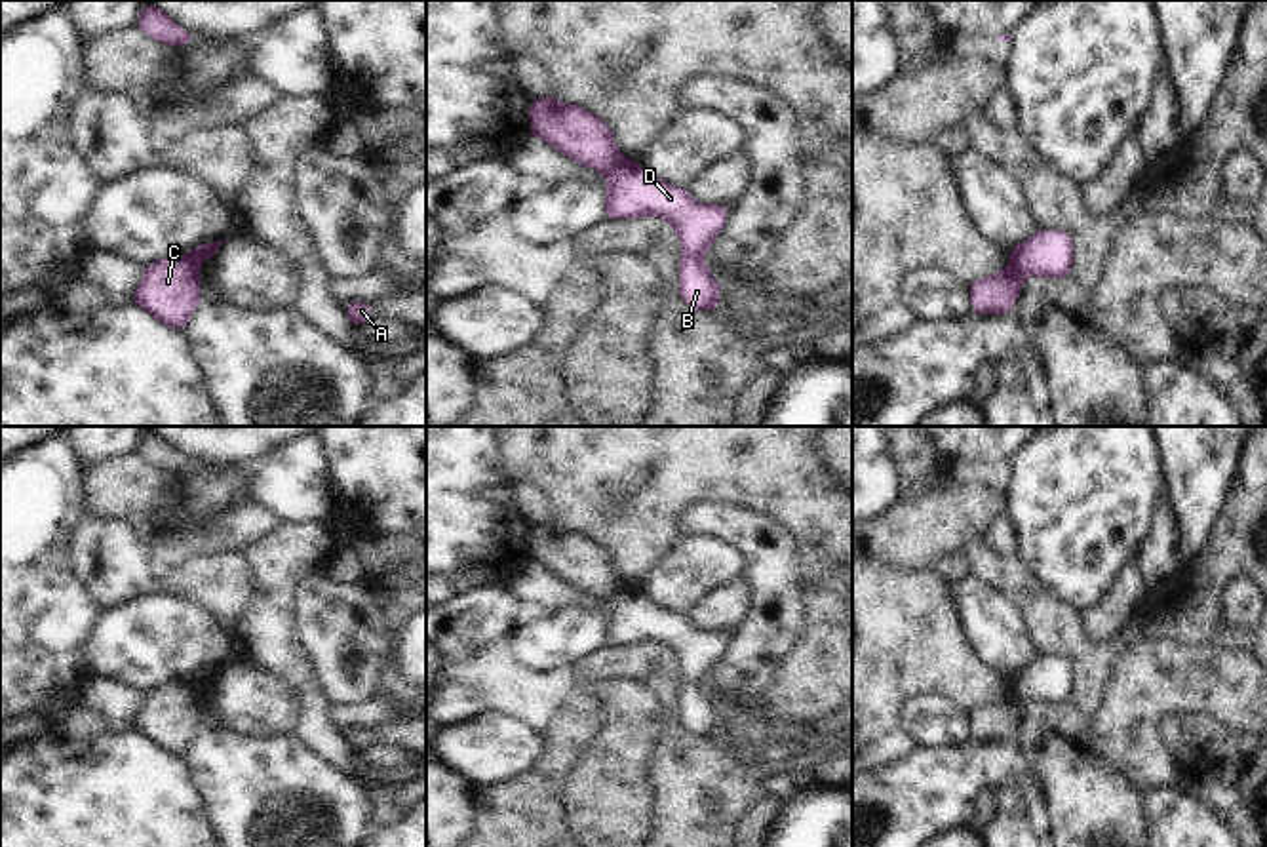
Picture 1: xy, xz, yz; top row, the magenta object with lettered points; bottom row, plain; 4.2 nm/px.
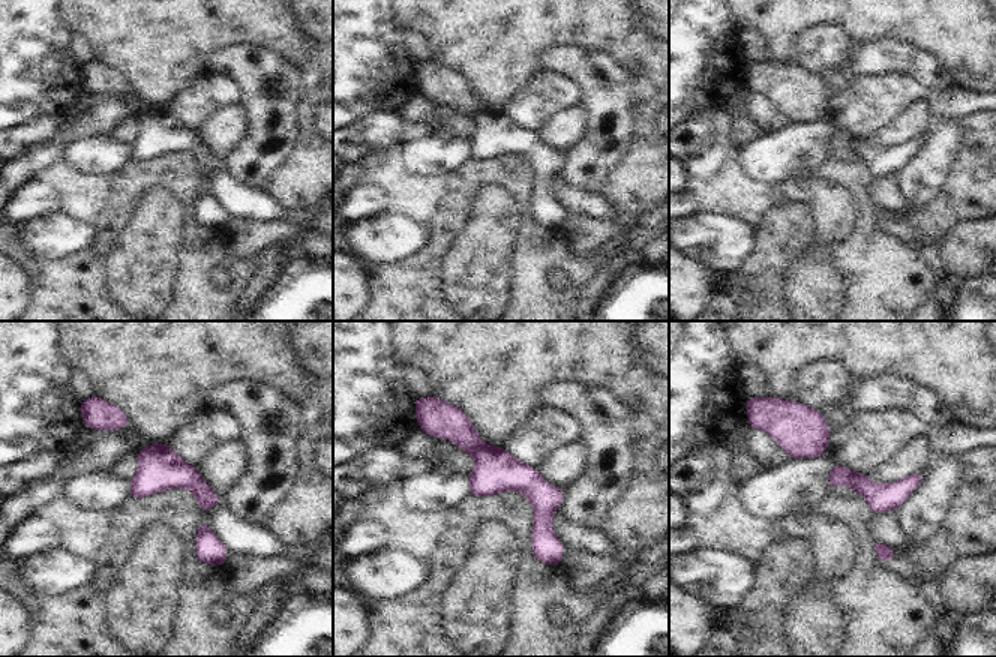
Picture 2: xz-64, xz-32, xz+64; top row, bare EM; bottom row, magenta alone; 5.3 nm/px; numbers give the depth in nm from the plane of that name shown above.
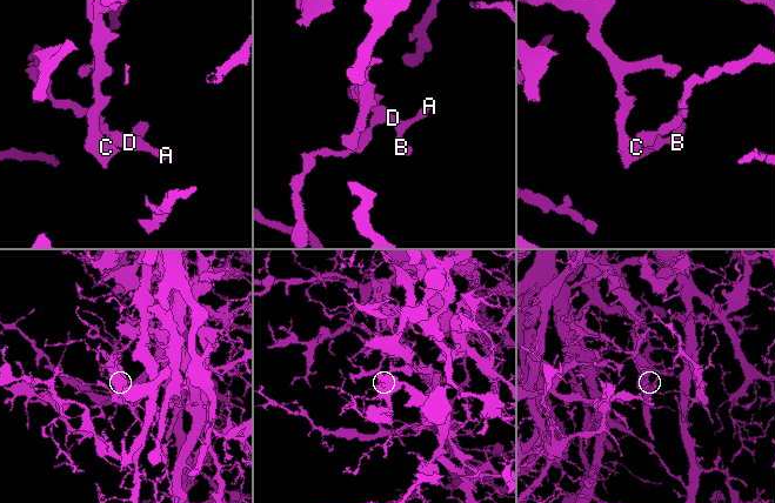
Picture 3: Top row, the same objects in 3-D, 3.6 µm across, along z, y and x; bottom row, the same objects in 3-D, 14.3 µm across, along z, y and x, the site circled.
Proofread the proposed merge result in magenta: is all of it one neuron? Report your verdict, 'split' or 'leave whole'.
split

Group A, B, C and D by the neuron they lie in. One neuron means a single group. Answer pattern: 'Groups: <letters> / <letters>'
Groups: A B D / C.

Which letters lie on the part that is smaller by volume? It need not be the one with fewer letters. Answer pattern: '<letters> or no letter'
A, B, D

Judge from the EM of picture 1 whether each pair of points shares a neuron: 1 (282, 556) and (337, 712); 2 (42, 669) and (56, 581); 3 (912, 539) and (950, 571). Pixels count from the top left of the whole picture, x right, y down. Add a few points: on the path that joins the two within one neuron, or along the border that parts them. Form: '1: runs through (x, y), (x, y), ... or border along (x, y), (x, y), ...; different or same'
1: border along (330, 705), (330, 720), (341, 731); different
2: runs through (42, 648), (42, 602); same
3: border along (959, 551), (942, 556), (933, 566); different

